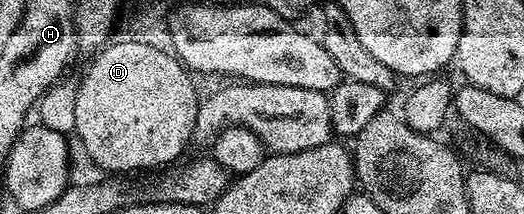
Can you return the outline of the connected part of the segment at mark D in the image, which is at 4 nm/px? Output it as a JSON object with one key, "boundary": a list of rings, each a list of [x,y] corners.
{"boundary":[[[131,39],[115,41],[105,45],[89,60],[93,61],[89,63],[84,78],[76,85],[75,136],[82,147],[86,147],[90,159],[94,159],[99,169],[112,175],[125,175],[135,169],[159,170],[171,166],[168,164],[187,147],[188,140],[191,142],[196,132],[202,97],[196,94],[193,74],[171,52],[160,51]]]}

